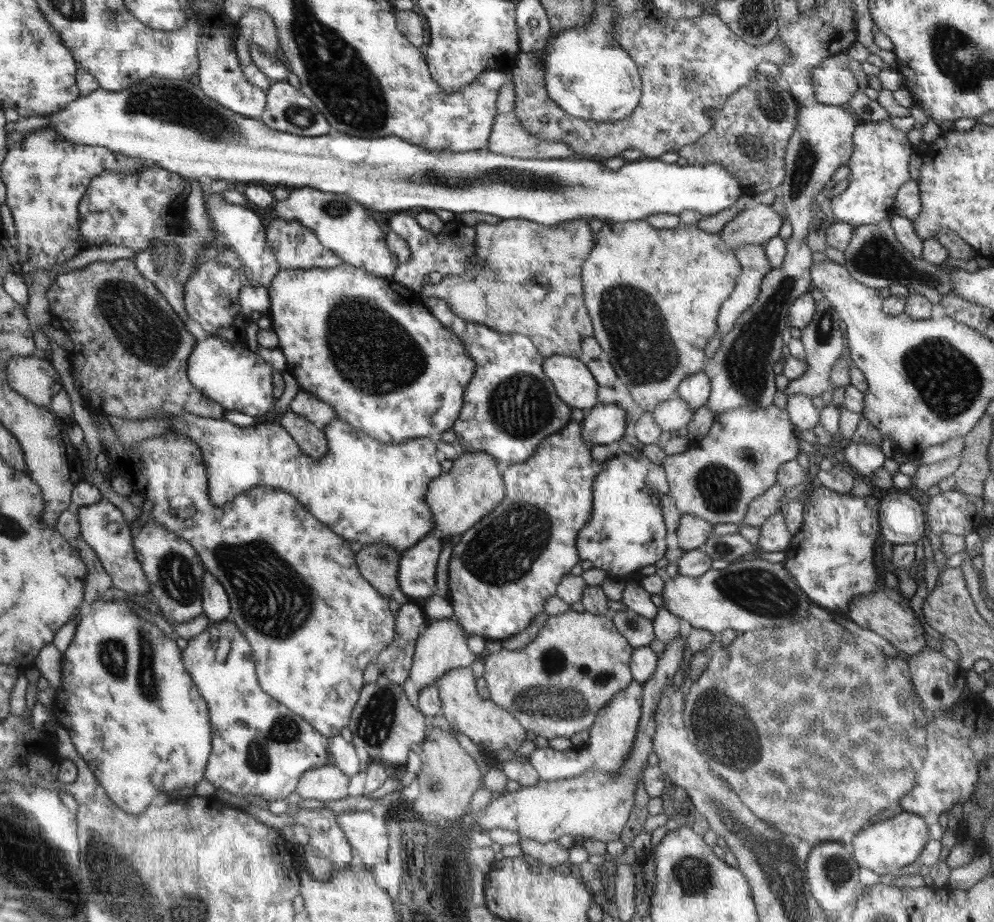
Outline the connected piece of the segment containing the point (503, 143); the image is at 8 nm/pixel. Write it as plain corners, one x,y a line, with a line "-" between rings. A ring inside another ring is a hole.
515,109
508,113
500,113
496,117
493,132
492,145
486,149
496,154
533,159
576,158
576,152
570,147
532,135
532,132
519,122

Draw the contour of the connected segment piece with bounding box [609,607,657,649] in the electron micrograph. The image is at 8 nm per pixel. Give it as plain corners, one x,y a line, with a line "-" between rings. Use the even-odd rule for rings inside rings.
624,607
618,611
610,612
610,619
614,627
618,629
620,635
624,636
630,646
636,649
642,646
650,646
653,640
657,640
654,637
653,623
650,619
636,614
628,607

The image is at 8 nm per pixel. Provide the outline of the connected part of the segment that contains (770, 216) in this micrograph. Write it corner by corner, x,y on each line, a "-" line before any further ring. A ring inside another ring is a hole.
757,204
727,222
719,235
730,250
741,244
765,244
778,235
783,222
785,220
774,211
774,207

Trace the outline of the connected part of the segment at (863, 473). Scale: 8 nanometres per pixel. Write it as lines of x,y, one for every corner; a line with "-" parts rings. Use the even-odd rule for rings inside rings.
850,442
841,451
848,466
854,470
857,477
868,477
873,472
880,470
887,458
880,447
867,444

